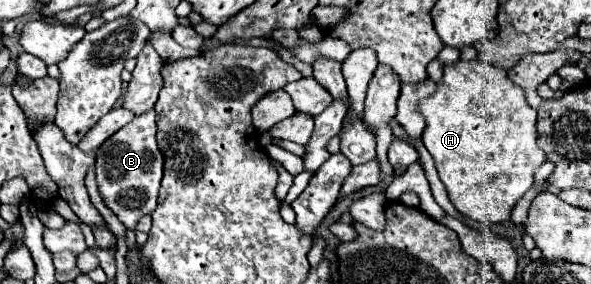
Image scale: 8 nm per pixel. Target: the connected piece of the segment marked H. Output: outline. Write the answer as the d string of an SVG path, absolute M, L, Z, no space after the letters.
M461 60L455 66L443 68L443 82L437 92L419 104L427 120L423 144L435 160L441 182L447 188L453 206L467 218L477 222L505 222L511 218L513 206L533 186L535 170L547 162L547 156L537 146L537 112L527 104L521 86L507 78L503 68L483 60Z

